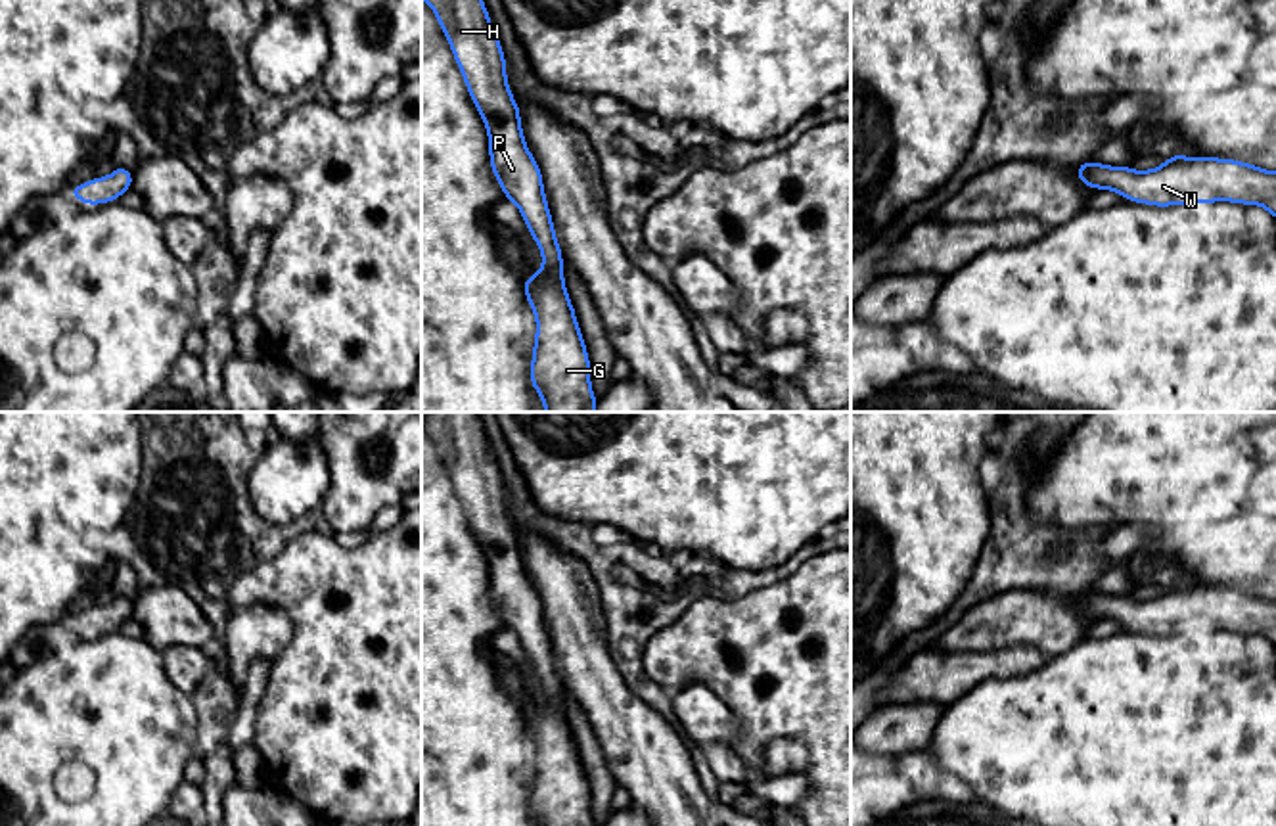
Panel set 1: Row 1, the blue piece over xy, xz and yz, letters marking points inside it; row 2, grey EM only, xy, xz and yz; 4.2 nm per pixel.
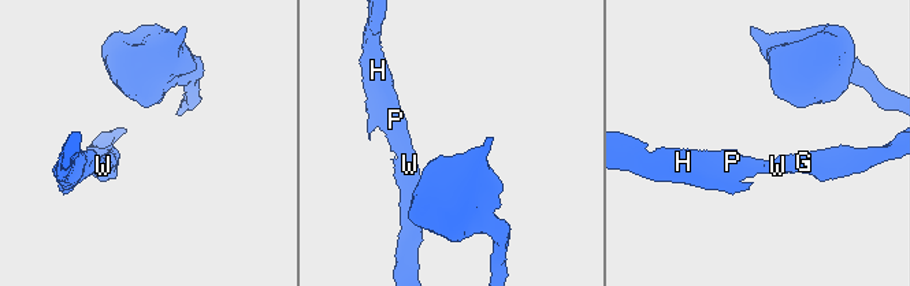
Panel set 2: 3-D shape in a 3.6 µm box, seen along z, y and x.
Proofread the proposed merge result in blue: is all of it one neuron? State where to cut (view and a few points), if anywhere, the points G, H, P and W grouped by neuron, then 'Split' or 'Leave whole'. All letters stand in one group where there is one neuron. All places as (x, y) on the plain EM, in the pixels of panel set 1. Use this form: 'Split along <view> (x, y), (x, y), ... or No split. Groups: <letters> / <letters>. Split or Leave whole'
No split. Groups: G H P W. Leave whole

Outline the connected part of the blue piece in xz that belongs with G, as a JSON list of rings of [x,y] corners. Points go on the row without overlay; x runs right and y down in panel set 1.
[[[422,412],[422,427],[452,477],[489,565],[489,598],[517,634],[542,682],[542,700],[521,707],[536,749],[529,809],[540,826],[596,826],[590,784],[565,719],[563,682],[544,625],[542,600],[525,573],[521,540],[508,516],[506,485],[477,412]]]

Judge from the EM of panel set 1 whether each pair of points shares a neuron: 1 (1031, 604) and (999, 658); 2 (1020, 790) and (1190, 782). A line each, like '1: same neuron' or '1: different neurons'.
1: different neurons
2: same neuron

